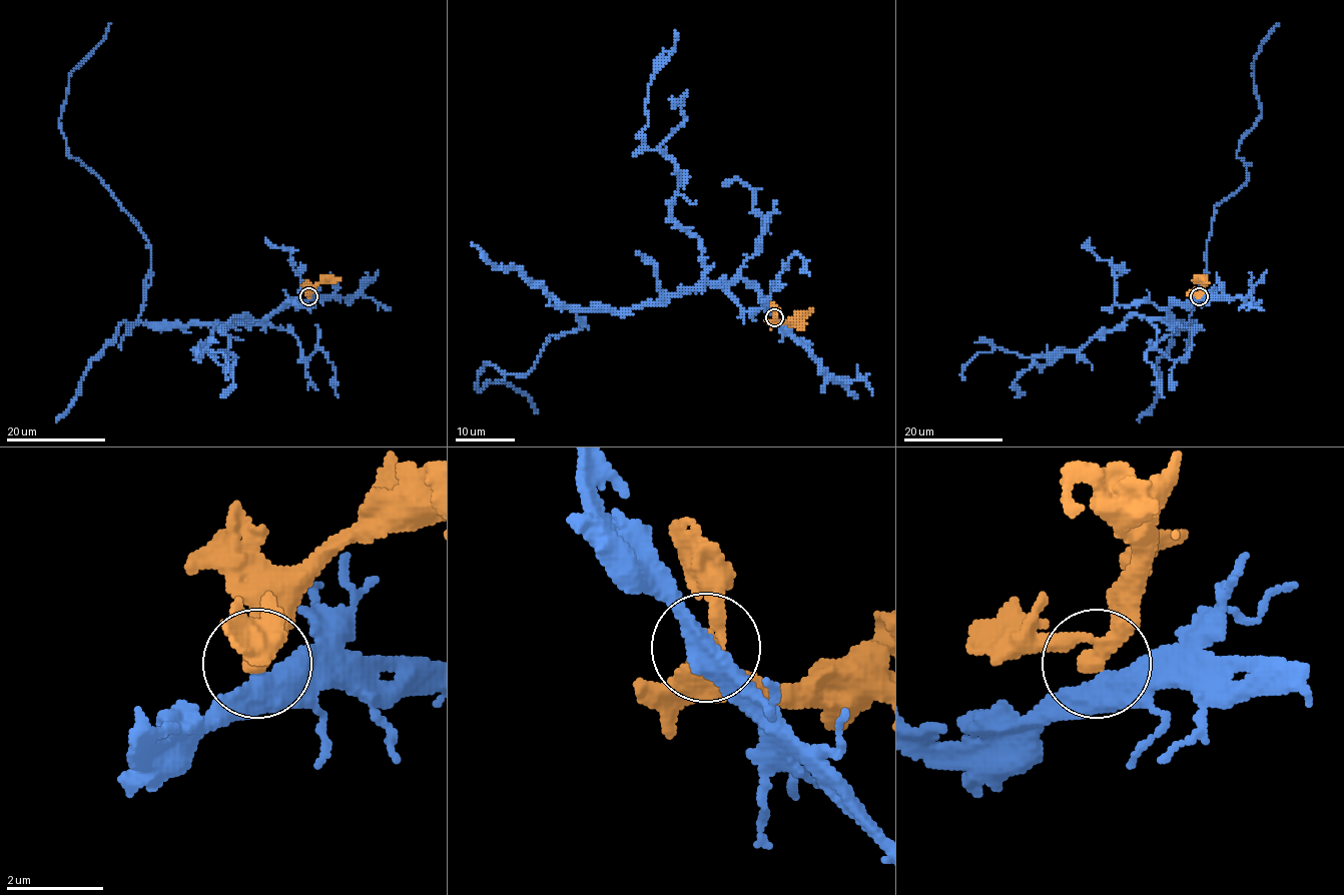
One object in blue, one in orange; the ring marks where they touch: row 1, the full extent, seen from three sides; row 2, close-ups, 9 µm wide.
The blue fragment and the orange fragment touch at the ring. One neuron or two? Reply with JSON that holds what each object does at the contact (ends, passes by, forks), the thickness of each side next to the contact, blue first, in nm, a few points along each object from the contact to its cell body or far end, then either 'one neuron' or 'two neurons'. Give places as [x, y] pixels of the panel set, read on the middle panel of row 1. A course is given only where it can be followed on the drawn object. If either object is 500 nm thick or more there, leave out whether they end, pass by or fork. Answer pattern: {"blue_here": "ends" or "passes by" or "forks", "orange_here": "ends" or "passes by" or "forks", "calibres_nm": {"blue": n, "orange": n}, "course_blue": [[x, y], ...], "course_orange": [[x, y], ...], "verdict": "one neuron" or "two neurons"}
{"blue_here": "passes by", "orange_here": "passes by", "calibres_nm": {"blue": 480, "orange": 360}, "course_blue": [[774, 316], [741, 279], [571, 304], [586, 324], [526, 374], [486, 362], [476, 383], [537, 413]], "course_orange": [[774, 316], [786, 321], [794, 319], [811, 307]], "verdict": "two neurons"}

